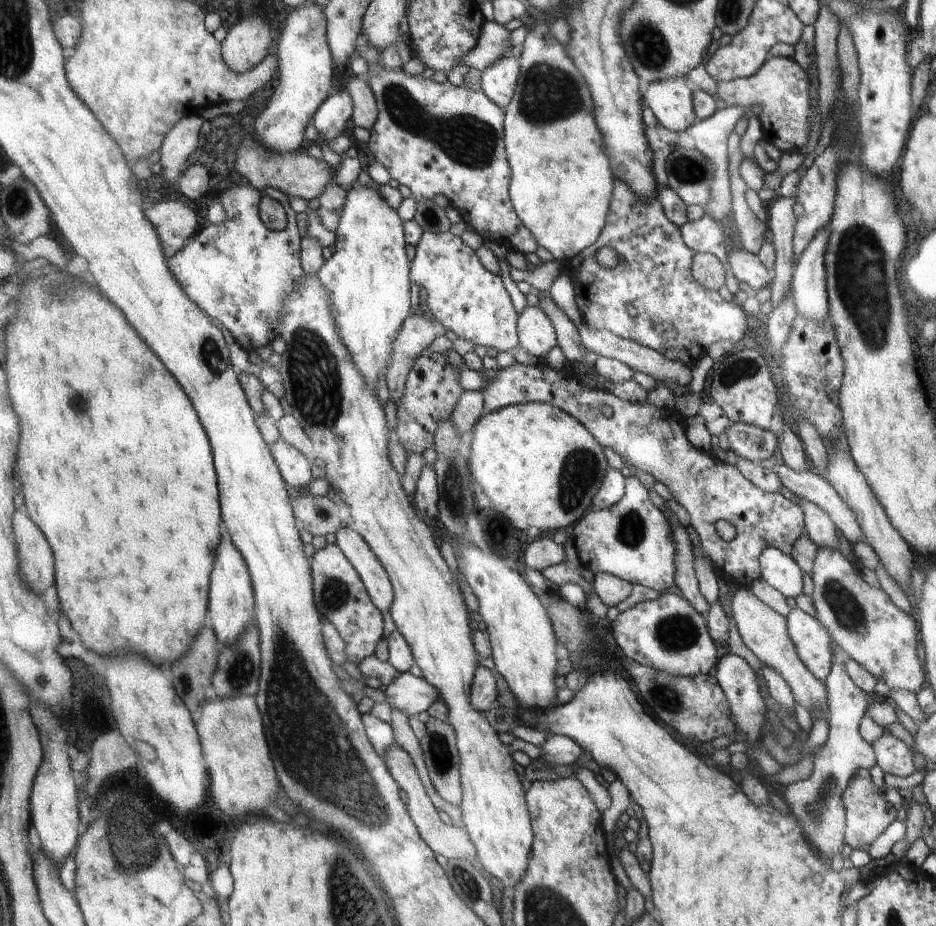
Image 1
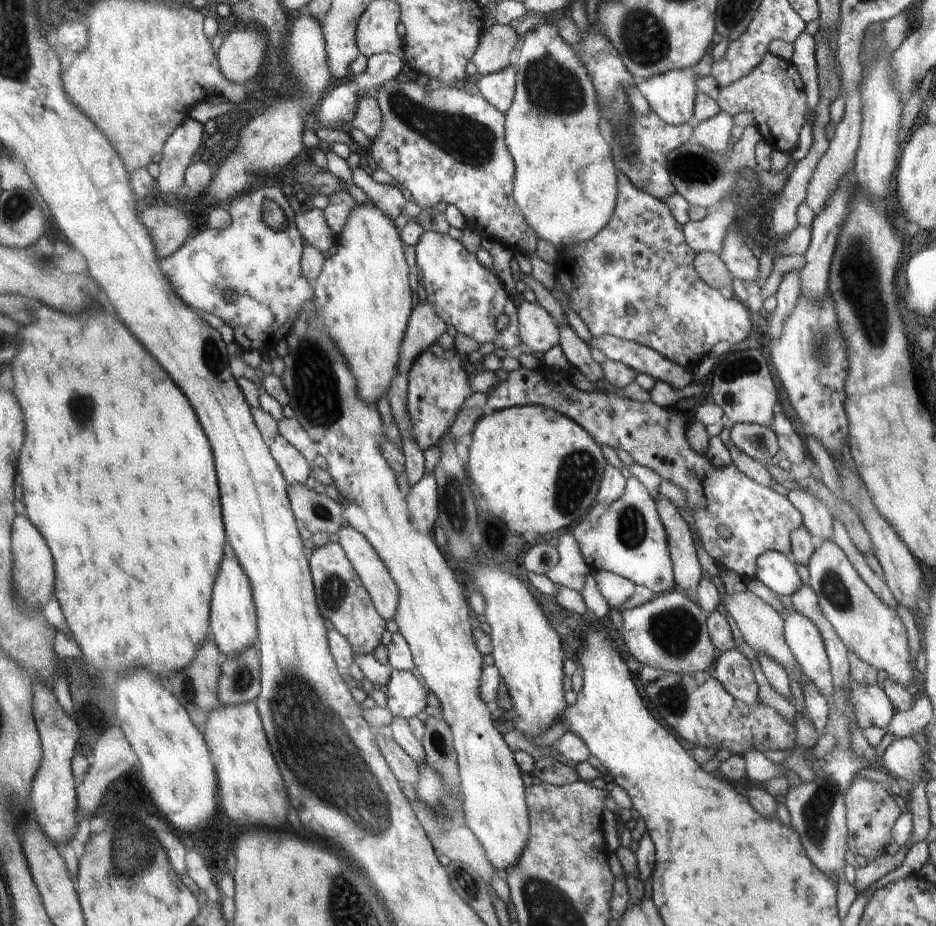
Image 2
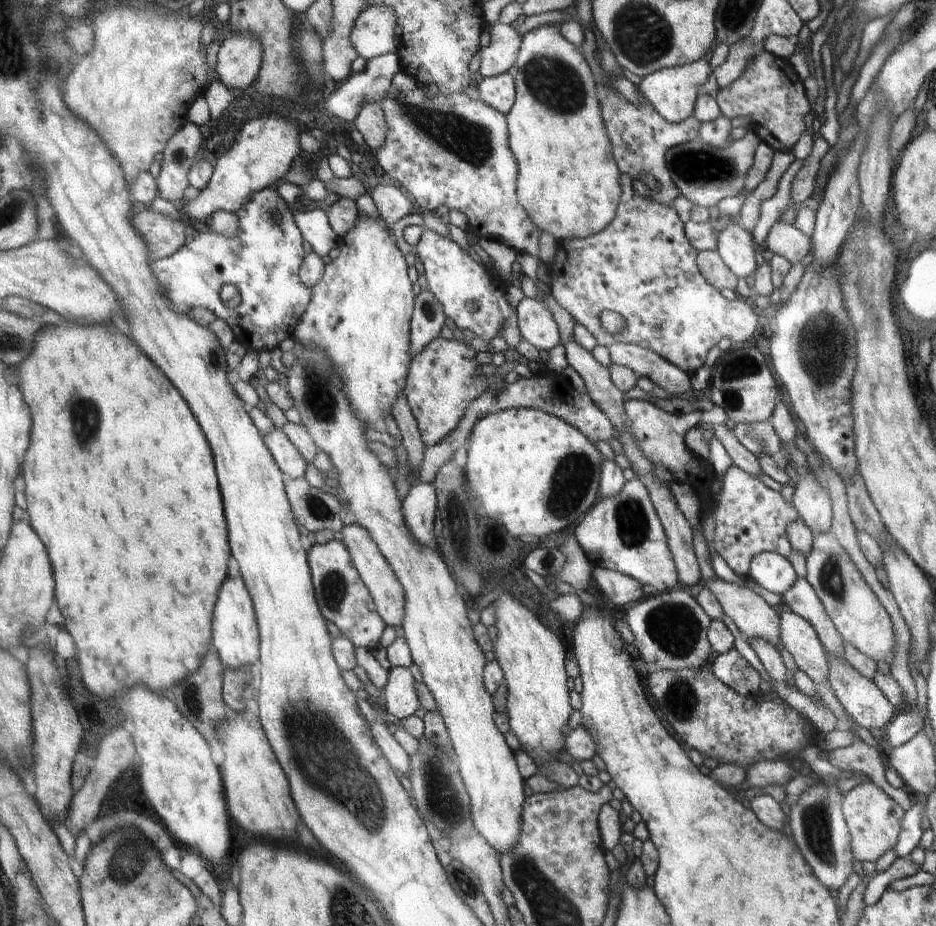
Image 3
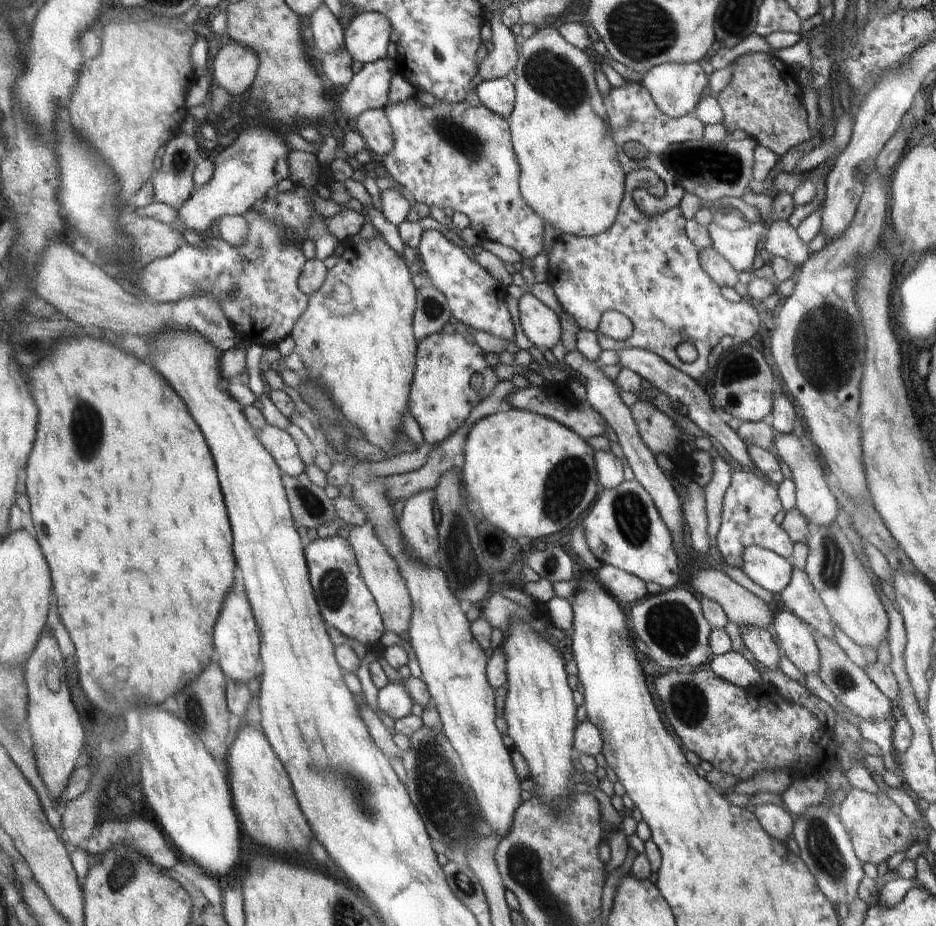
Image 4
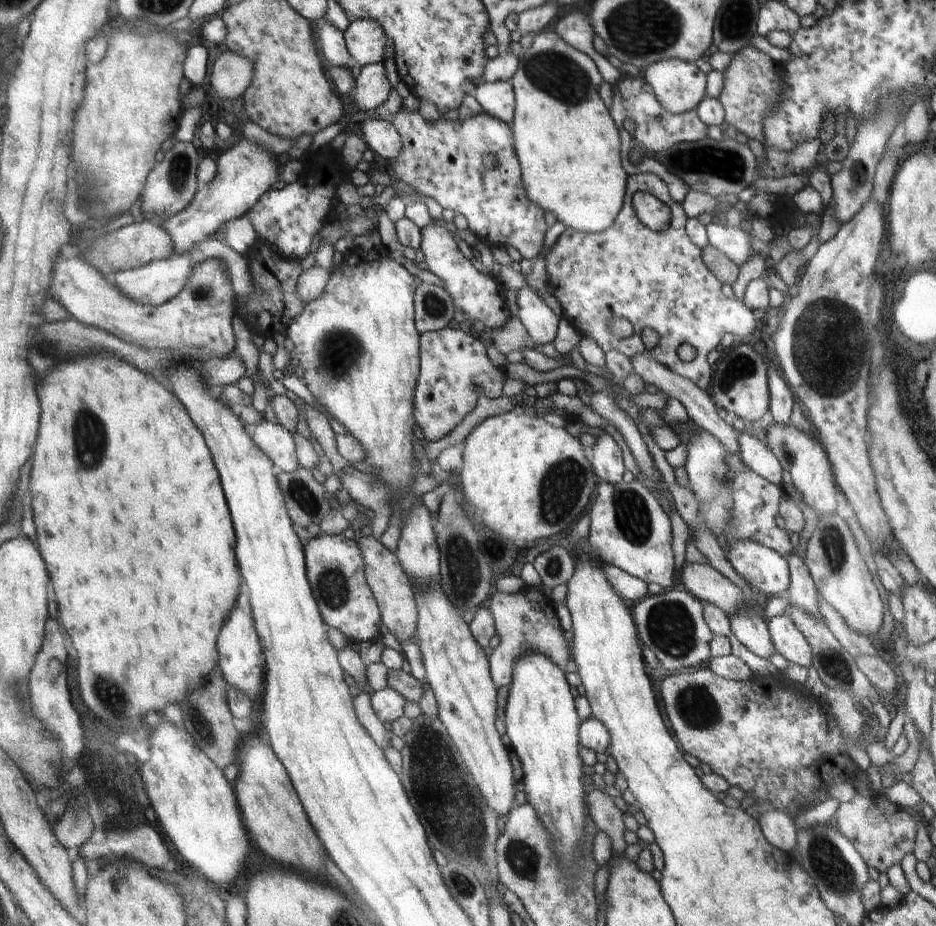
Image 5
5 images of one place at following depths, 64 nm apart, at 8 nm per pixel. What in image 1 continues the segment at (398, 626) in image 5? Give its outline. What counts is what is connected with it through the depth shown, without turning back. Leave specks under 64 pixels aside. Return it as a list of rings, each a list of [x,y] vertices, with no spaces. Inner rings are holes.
[[[346,526],[340,527],[335,535],[335,544],[357,569],[358,576],[364,581],[373,603],[377,605],[378,610],[390,612],[394,600],[393,584],[373,549],[366,544],[360,533]]]

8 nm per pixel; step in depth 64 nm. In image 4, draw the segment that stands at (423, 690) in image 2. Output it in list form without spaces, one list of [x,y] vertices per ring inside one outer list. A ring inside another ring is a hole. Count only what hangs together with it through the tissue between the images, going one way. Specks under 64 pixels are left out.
[[[408,665],[398,669],[398,680],[389,682],[384,688],[379,689],[377,695],[377,708],[384,714],[394,718],[394,720],[409,719],[412,706],[415,702],[412,700],[404,682],[410,678],[410,669]]]

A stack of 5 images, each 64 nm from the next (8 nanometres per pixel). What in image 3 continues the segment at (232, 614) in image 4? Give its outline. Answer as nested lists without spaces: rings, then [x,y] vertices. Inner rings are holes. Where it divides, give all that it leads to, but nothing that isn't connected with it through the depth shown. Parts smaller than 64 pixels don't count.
[[[232,555],[230,560],[230,576],[220,592],[220,600],[216,606],[214,617],[214,649],[220,653],[220,658],[226,668],[238,670],[242,666],[253,666],[258,660],[258,629],[256,626],[257,614],[252,608],[252,599],[249,589],[246,588],[245,580],[242,578],[242,568],[236,556]]]

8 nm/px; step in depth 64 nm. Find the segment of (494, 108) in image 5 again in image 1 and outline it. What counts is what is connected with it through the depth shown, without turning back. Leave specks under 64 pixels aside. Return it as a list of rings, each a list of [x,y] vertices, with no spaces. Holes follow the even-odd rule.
[[[500,58],[496,64],[488,66],[481,74],[481,91],[503,109],[509,106],[516,94],[517,80],[521,76],[521,66],[514,58]]]

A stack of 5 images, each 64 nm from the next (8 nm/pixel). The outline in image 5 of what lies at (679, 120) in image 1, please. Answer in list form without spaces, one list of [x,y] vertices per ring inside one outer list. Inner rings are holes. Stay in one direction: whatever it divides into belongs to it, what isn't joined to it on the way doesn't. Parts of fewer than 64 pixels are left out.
[[[660,60],[645,69],[642,76],[652,86],[662,108],[674,114],[695,110],[707,92],[706,76],[696,62]]]

